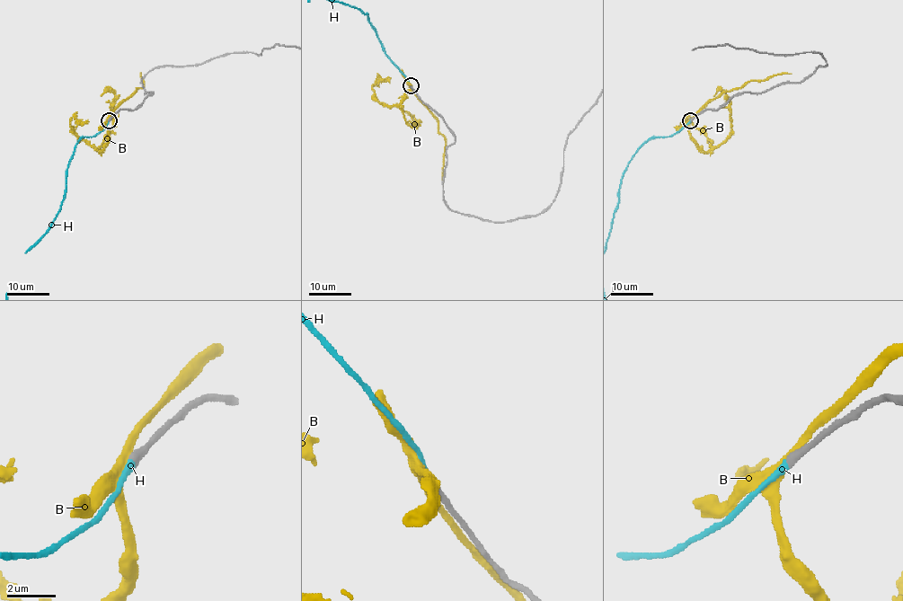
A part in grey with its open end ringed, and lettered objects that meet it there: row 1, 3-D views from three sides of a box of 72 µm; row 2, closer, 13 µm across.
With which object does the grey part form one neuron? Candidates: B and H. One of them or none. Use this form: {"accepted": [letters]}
{"accepted": ["H"]}

